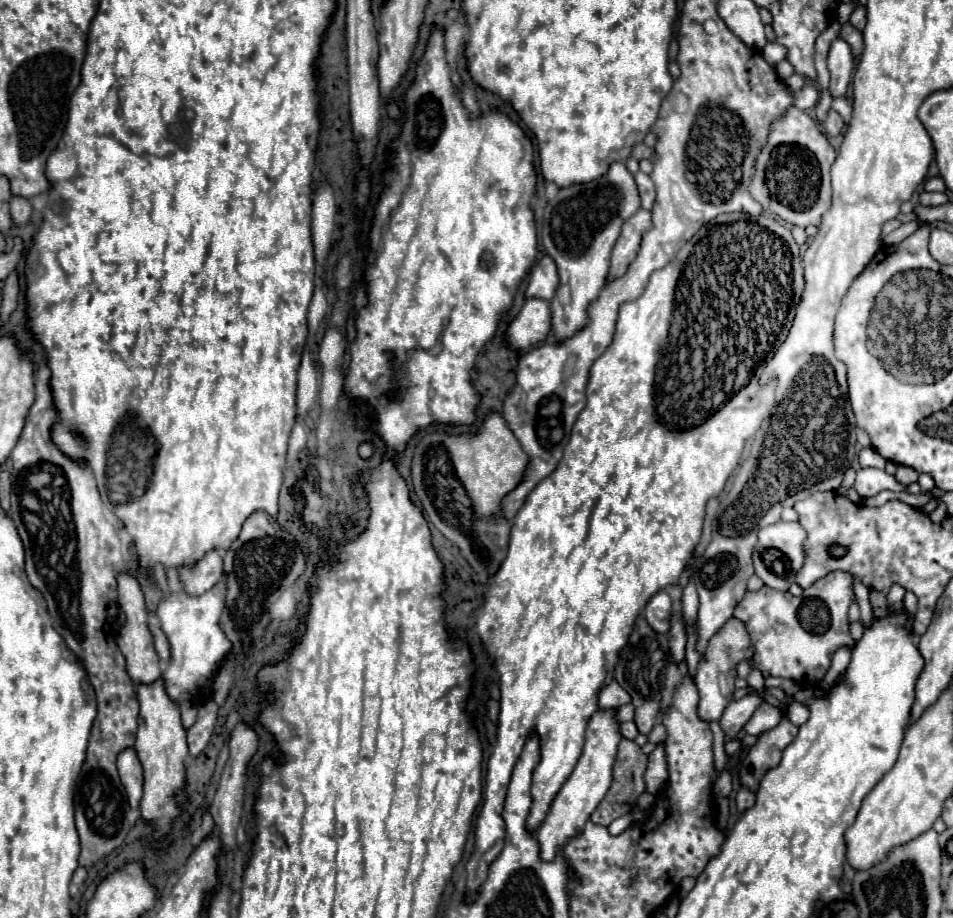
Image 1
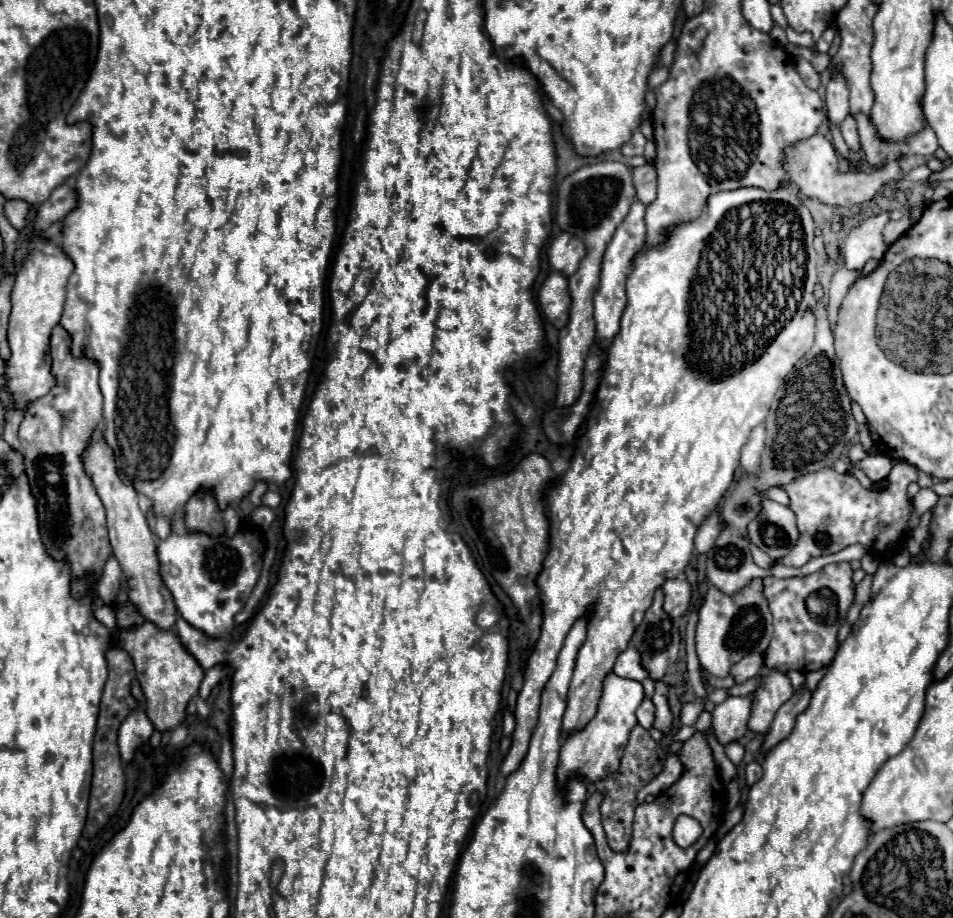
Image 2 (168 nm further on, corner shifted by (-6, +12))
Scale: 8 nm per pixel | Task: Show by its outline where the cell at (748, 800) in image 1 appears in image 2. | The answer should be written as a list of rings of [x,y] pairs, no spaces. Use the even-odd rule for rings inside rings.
[[[750,762],[746,766],[746,782],[748,782],[748,786],[752,786],[754,782],[758,782],[760,778],[762,778],[762,766],[758,762]]]

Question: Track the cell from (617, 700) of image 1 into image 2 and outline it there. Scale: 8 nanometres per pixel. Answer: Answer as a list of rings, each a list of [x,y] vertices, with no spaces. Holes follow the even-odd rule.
[[[626,648],[618,656],[618,660],[614,664],[614,672],[622,678],[630,678],[630,680],[638,680],[638,682],[642,682],[648,676],[648,670],[642,666],[642,658],[636,648]]]

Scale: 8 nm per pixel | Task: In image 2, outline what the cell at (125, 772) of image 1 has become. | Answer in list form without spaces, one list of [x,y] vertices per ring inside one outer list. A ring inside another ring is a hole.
[[[138,706],[134,708],[126,720],[122,722],[120,730],[118,730],[118,748],[120,748],[120,756],[124,762],[132,760],[134,752],[138,750],[140,744],[146,744],[148,738],[152,736],[154,726],[150,722],[150,718],[146,716],[144,708]]]

